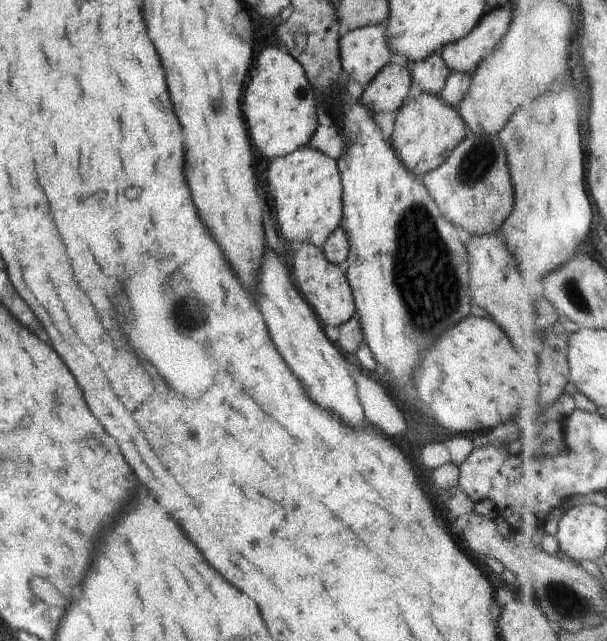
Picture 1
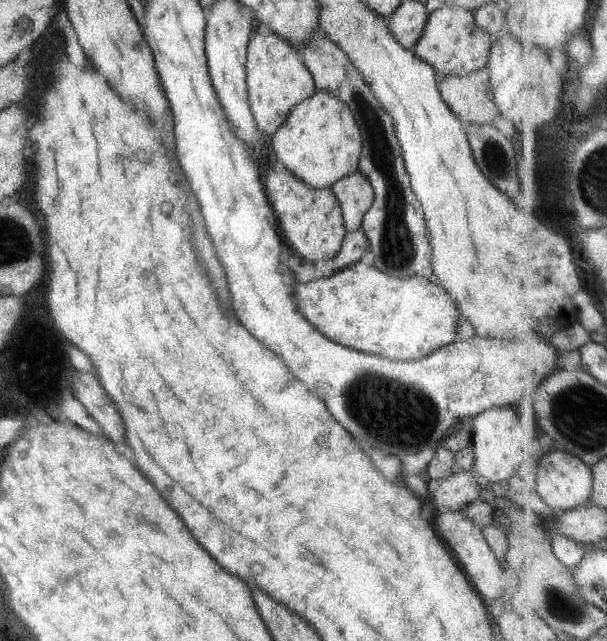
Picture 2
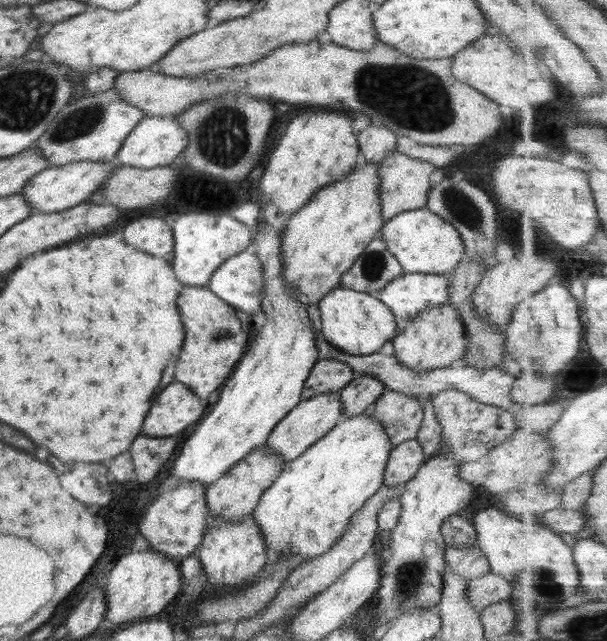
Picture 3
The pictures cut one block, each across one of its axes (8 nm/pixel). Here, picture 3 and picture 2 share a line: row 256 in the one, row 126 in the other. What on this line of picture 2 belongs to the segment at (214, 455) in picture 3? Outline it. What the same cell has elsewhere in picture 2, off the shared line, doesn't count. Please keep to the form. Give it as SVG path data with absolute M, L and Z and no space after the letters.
M253 33L247 46L245 81L252 116L261 134L270 138L288 118L290 111L314 93L315 82L302 64L297 50L276 33L263 36Z

